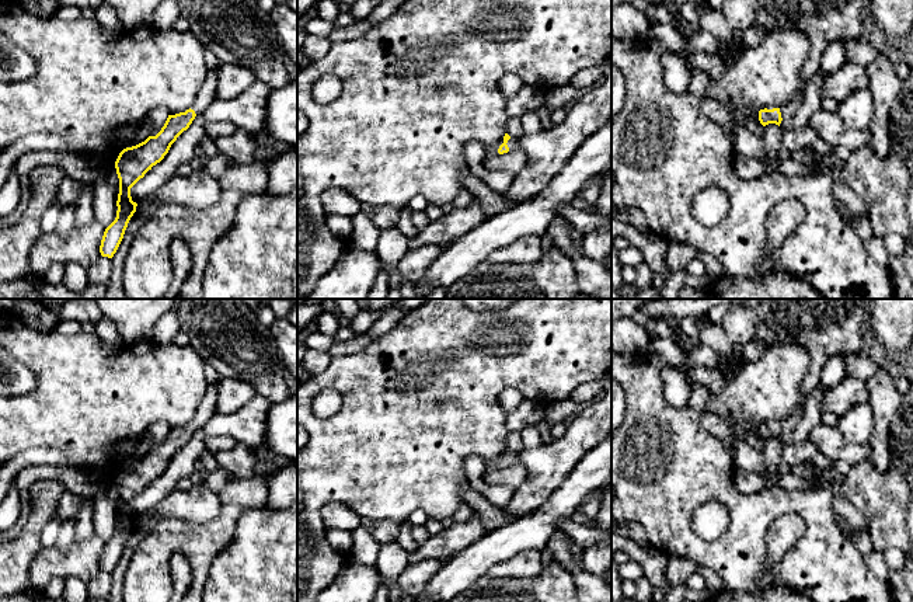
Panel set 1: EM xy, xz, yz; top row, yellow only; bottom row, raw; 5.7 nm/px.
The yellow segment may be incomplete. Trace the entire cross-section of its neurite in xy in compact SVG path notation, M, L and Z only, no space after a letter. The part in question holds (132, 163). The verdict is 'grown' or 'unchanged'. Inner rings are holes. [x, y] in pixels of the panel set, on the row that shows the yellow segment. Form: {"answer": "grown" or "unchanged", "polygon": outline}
{"answer": "grown", "polygon": "M219 67L208 72L196 100L189 109L168 115L164 126L156 136L149 136L144 142L126 147L119 153L115 161L119 178L118 210L115 220L104 232L100 246L102 257L114 257L123 239L128 223L136 212L137 203L132 201L130 188L143 178L153 166L164 159L171 145L189 128L195 116L202 115L217 98L217 72Z"}

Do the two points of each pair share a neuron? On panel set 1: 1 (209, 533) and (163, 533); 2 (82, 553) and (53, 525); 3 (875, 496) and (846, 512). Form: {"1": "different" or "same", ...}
{"1": "same", "2": "different", "3": "different"}

